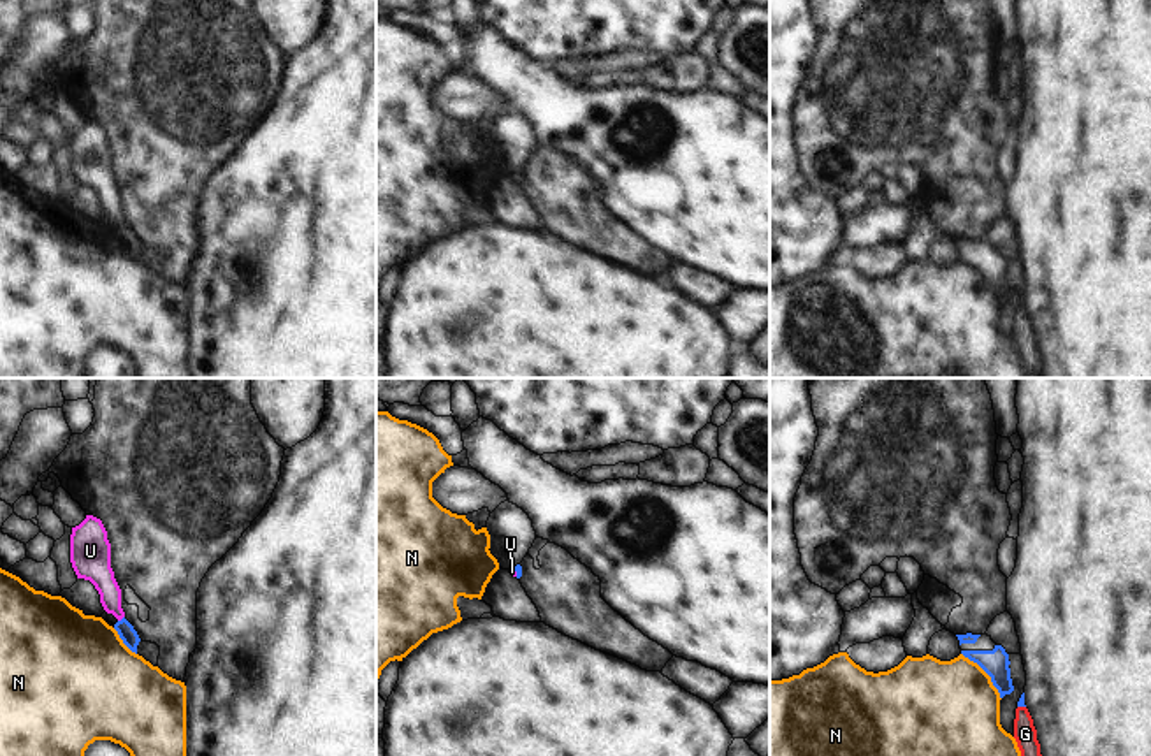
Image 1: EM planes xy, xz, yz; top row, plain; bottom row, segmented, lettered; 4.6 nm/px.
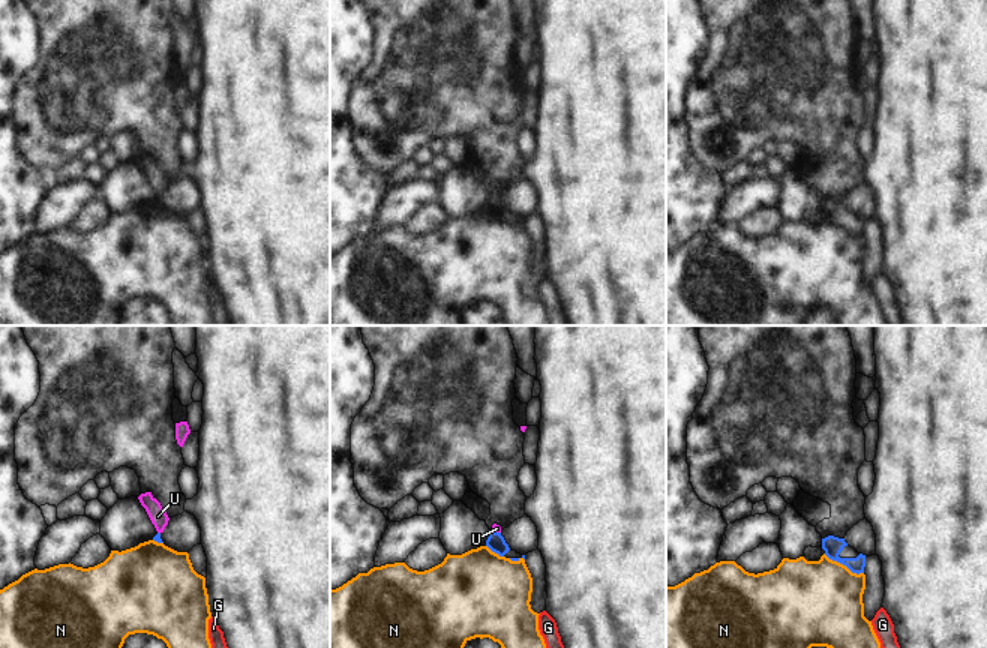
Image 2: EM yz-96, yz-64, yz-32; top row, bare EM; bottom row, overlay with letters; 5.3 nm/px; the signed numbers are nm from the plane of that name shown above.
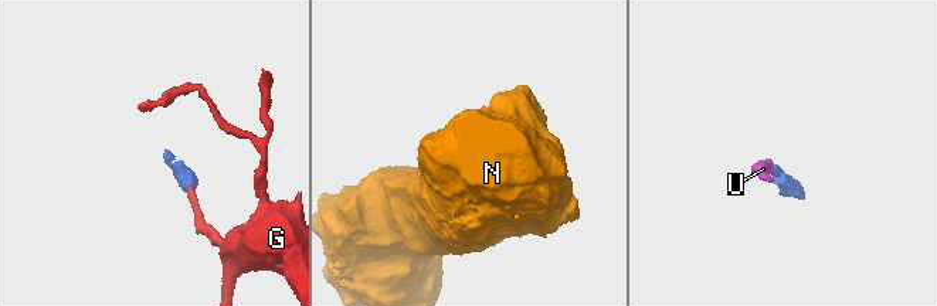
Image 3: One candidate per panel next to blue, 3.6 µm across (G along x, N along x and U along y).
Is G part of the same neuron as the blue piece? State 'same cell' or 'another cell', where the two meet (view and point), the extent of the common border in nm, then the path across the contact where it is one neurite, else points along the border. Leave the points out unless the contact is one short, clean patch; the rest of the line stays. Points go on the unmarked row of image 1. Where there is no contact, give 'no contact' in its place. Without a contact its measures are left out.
same cell; contact yz (1021, 312); length 40 nm; way yz (1021, 306), (1021, 312), (1025, 340)

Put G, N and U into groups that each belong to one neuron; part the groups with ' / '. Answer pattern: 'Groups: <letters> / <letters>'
Groups: G U / N

